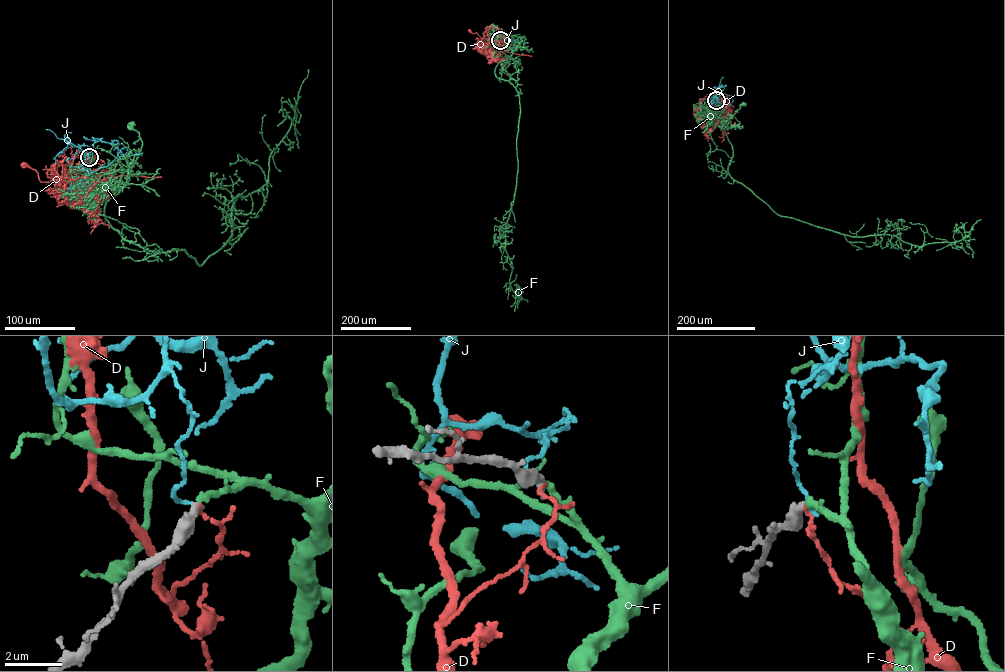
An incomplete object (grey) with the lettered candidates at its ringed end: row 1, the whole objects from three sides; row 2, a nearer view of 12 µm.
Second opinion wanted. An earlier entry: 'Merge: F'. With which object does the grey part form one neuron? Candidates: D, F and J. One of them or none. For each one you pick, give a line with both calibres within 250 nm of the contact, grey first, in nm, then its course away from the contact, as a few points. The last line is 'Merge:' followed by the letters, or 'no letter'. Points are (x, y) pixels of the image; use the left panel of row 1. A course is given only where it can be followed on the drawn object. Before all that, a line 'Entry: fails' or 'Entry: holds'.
Entry: holds
F: 340/260 nm | via (88, 157), (98, 191), (122, 188), (142, 143), (130, 125)
Merge: F

